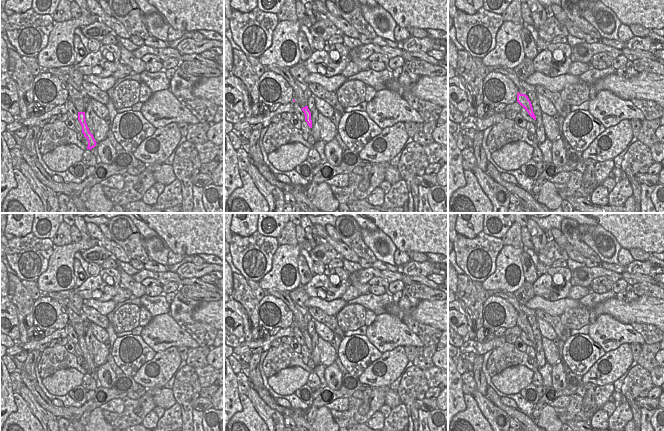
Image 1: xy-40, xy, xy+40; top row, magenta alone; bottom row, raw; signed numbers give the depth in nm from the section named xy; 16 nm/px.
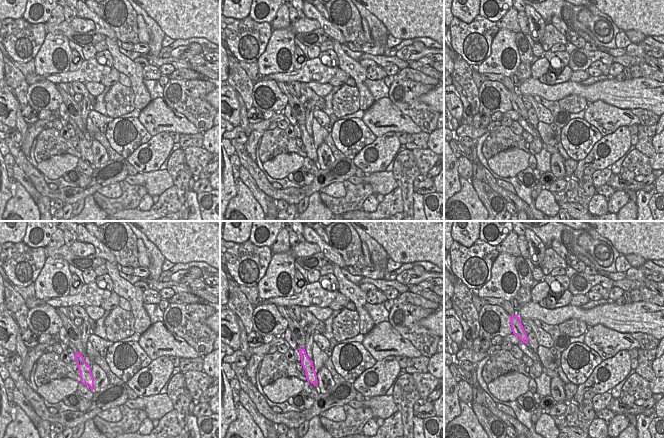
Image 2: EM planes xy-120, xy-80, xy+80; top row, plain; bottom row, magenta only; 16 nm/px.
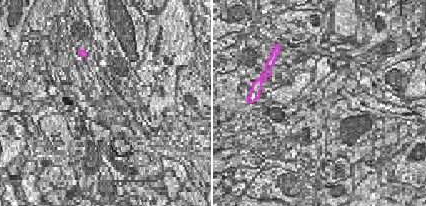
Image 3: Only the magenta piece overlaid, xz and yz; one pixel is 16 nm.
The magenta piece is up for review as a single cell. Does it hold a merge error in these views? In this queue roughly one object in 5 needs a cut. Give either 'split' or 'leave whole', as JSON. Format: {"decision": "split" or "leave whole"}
{"decision": "leave whole"}

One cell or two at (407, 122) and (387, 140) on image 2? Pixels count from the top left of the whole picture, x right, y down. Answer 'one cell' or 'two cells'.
two cells

